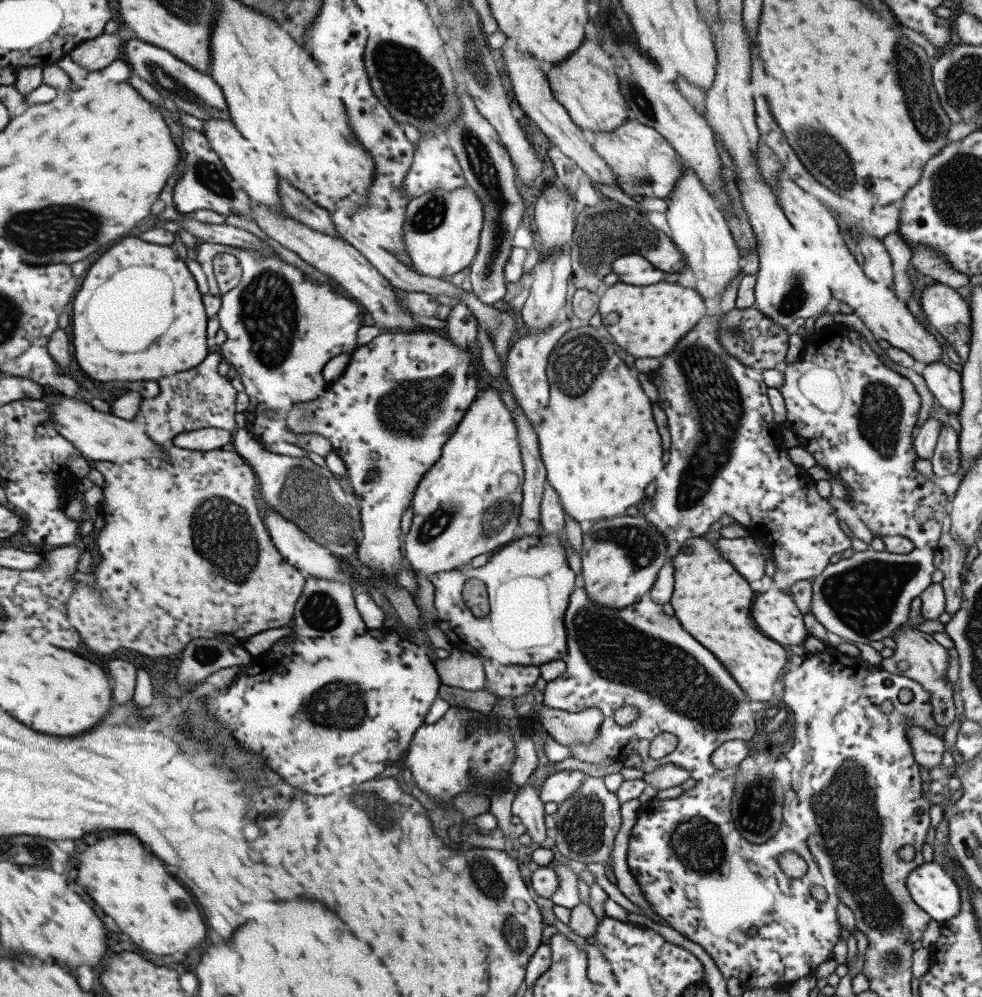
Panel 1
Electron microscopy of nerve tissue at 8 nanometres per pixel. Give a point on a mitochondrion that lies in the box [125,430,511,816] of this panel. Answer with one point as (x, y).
(215, 526)

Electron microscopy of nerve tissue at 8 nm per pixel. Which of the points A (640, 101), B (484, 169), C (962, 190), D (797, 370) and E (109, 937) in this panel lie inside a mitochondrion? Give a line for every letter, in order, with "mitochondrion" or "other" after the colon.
A: mitochondrion
B: mitochondrion
C: mitochondrion
D: other
E: other

